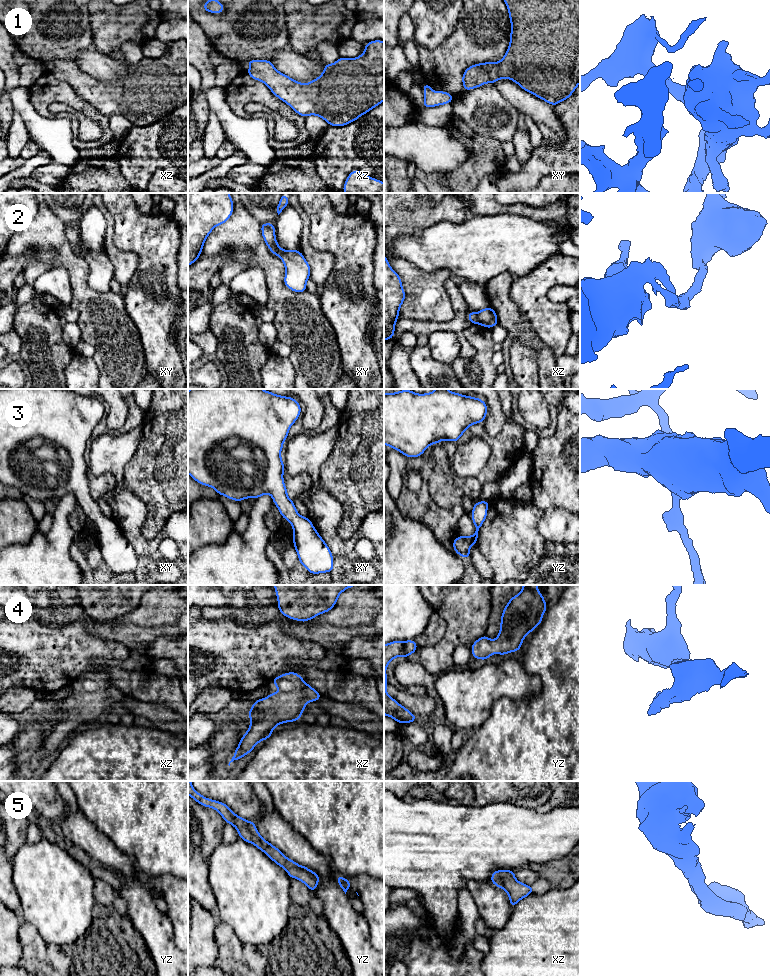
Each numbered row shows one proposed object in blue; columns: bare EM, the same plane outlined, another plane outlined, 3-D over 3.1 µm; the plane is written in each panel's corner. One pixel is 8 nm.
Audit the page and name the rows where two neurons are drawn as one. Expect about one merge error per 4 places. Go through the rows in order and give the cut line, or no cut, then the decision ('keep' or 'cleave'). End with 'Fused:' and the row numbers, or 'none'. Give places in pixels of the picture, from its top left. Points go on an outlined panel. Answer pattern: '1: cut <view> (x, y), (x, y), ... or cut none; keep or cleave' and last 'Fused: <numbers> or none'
1: cut none; keep
2: cut xz (475, 313), (477, 323); cleave
3: cut none; keep
4: cut none; keep
5: cut none; keep
Fused: 2

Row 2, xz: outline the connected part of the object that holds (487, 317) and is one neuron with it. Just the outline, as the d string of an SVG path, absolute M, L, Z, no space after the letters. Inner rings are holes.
M492 307L483 308L478 313L476 313L477 316L477 324L492 328L498 324L498 318L497 313L493 310Z

